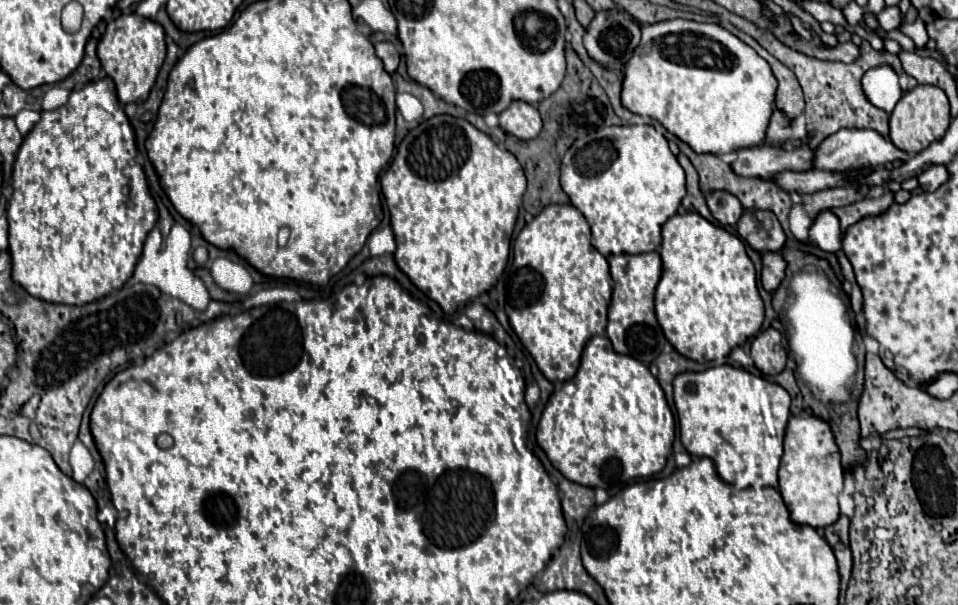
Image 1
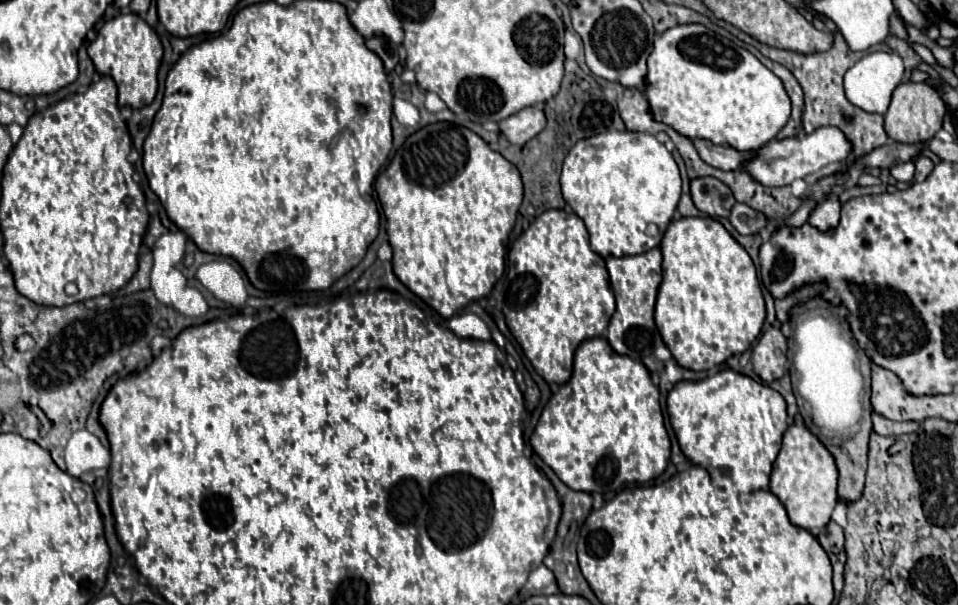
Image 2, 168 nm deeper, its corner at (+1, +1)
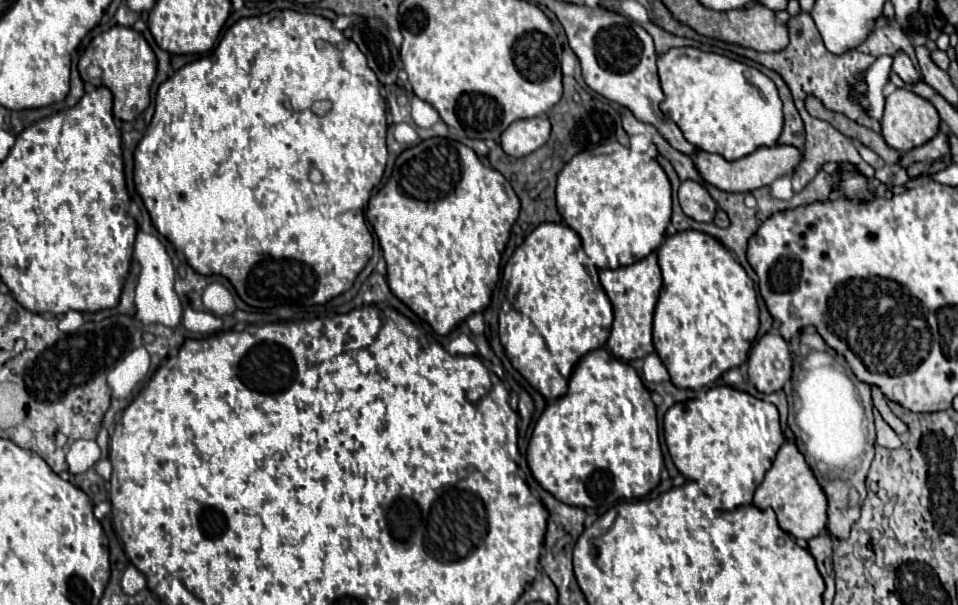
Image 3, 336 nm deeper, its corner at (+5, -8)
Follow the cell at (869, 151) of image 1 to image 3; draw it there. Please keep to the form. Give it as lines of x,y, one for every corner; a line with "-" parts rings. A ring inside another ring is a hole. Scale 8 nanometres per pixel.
775,145
775,147
761,147
761,149
753,151
751,155
741,157
737,161
725,161
721,155
699,149
691,155
691,159
705,183
709,183
721,191
727,191
727,193
743,193
743,191
759,189
763,185
771,185
777,177
791,173
801,159
801,151
795,147
787,147
787,145

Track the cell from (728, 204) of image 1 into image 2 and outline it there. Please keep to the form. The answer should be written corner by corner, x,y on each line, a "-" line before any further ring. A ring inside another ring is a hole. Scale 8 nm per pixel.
717,178
691,180
691,198
695,206
711,218
729,218
735,198
731,190

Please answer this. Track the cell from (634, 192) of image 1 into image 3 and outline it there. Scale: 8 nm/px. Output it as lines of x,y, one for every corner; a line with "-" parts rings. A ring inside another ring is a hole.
609,141
575,155
561,169
557,177
557,209
565,223
581,237
587,257
599,269
617,269
637,263
663,243
665,229
671,221
671,183
655,159
649,159
645,153
633,153
617,141

